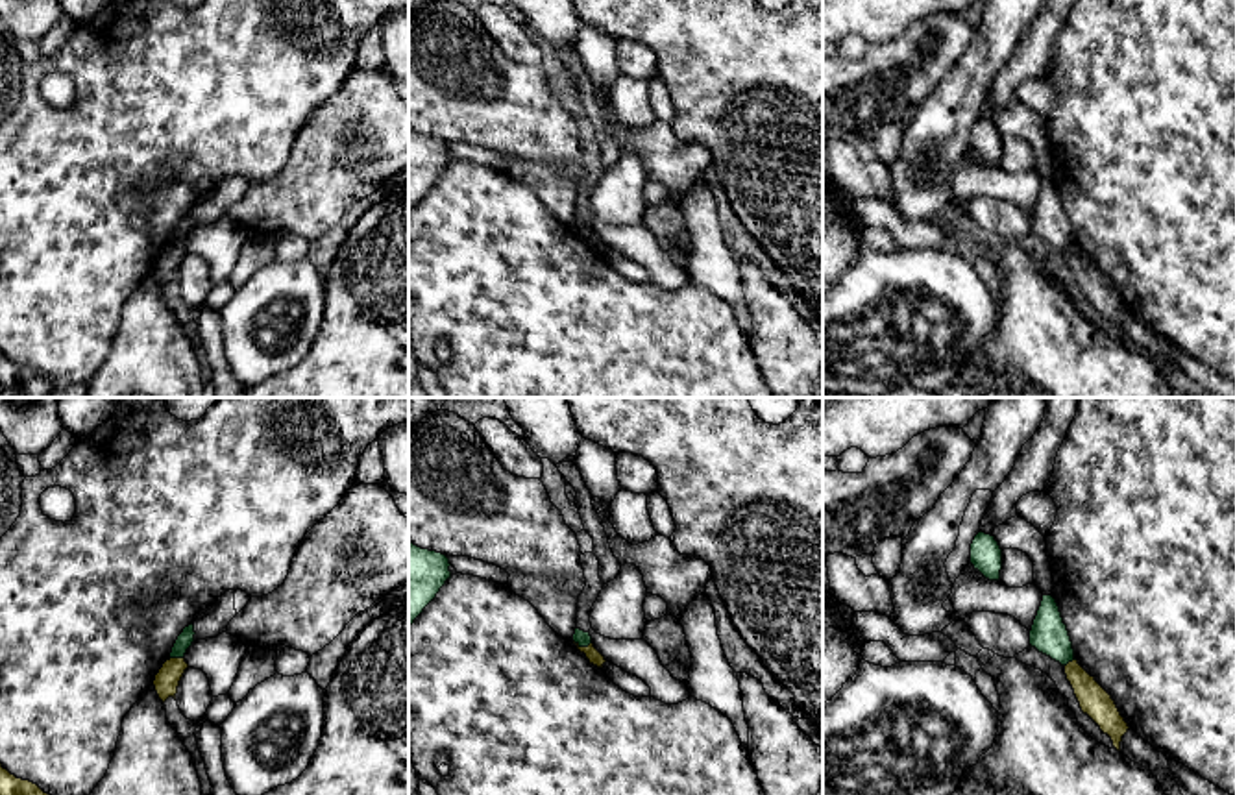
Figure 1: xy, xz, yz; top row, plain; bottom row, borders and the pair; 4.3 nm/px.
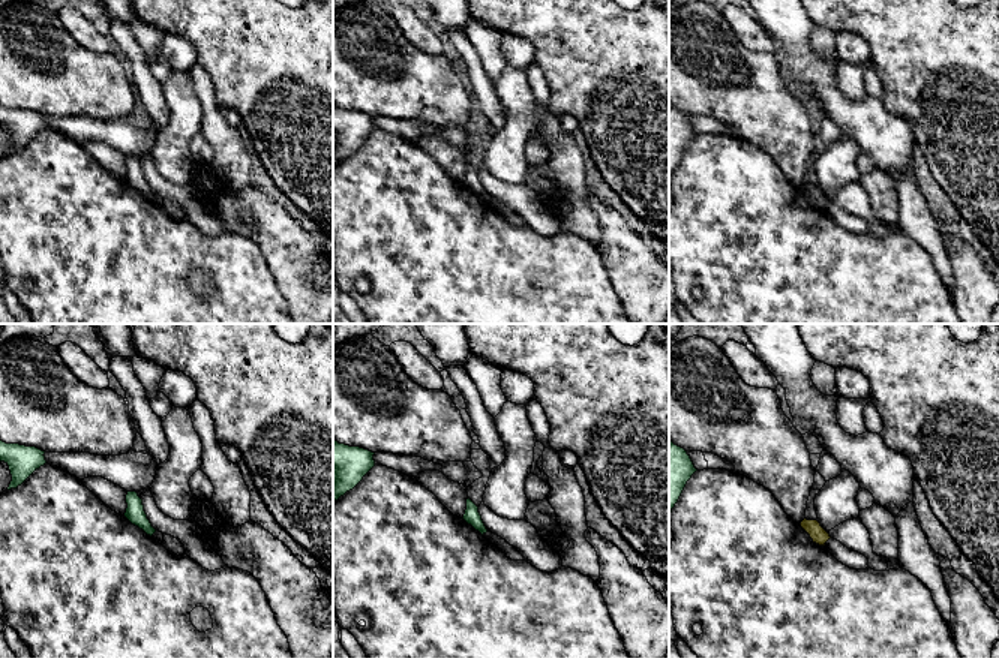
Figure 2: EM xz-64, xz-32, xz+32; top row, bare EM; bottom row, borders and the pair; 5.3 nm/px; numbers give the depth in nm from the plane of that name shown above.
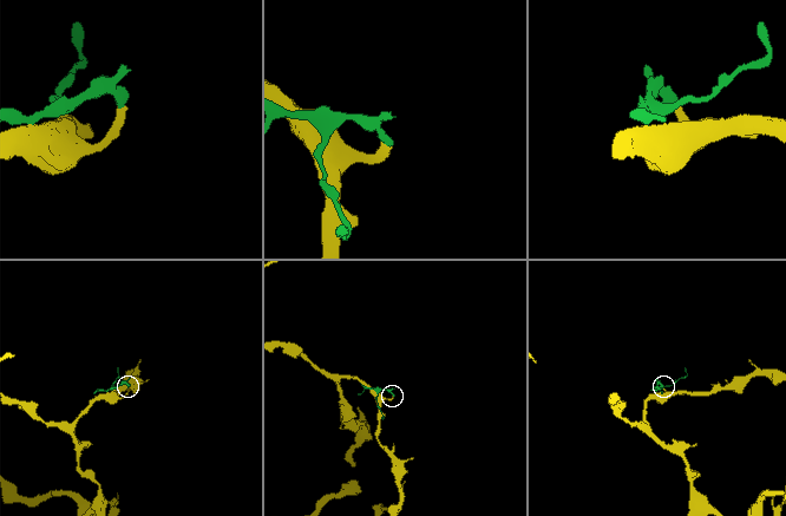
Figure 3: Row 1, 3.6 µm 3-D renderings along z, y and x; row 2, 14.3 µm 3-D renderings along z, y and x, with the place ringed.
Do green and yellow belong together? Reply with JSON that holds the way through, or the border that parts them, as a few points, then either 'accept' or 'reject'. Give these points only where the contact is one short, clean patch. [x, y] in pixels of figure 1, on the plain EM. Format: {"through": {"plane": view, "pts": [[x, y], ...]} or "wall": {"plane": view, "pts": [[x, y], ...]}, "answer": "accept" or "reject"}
{"answer": "reject"}

